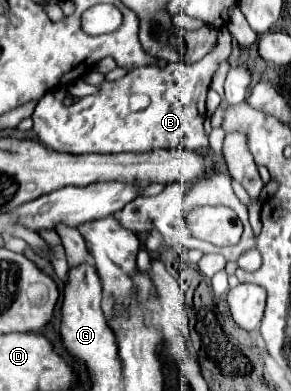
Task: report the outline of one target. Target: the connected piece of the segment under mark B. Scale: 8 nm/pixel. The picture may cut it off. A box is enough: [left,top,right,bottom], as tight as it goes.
[33,27,231,155]

